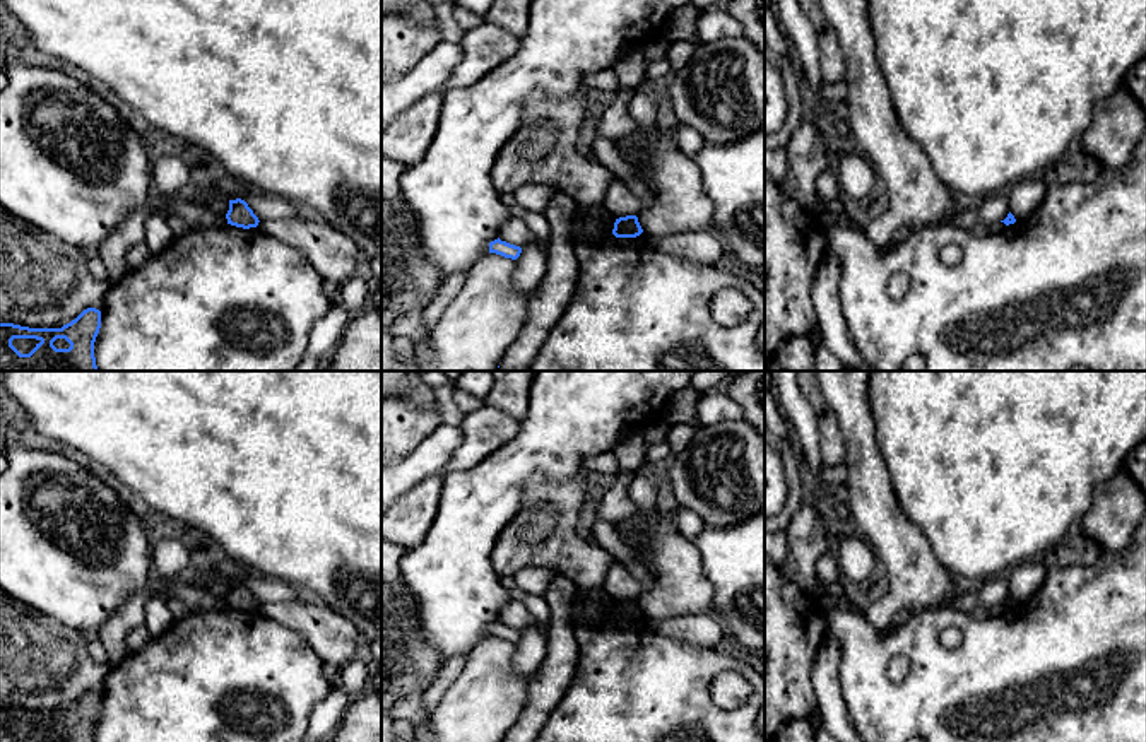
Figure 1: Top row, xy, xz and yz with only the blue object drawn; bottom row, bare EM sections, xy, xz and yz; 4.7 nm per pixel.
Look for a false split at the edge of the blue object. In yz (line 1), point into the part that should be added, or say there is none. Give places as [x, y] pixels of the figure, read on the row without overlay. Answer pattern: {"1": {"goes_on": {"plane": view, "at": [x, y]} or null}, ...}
{"1": {"goes_on": null}}

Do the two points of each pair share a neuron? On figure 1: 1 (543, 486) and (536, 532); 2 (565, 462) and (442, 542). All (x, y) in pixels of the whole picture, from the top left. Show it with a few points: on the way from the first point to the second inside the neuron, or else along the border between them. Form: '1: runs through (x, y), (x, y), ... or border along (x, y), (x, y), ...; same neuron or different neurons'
1: border along (548, 501), (536, 508), (522, 530), (529, 544); different neurons
2: runs through (534, 462), (522, 462), (472, 512); same neuron

